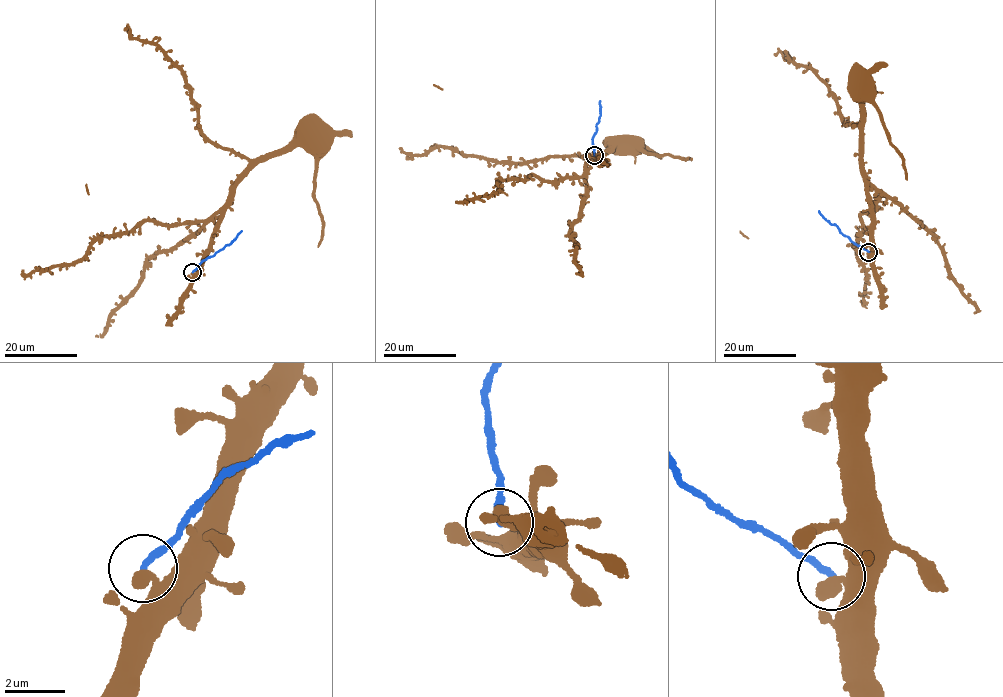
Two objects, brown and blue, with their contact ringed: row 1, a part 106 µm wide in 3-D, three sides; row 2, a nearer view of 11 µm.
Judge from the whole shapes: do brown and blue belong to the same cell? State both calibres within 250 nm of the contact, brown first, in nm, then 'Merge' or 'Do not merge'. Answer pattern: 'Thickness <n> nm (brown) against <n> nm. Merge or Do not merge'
Thickness 460 nm (brown) against 200 nm. Do not merge

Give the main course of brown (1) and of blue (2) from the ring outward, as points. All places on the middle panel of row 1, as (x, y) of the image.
1: (594, 155), (598, 156), (592, 161), (589, 160), (591, 157), (584, 159), (607, 153), (619, 142), (642, 145)
2: (594, 155), (593, 135), (599, 119), (600, 101)

